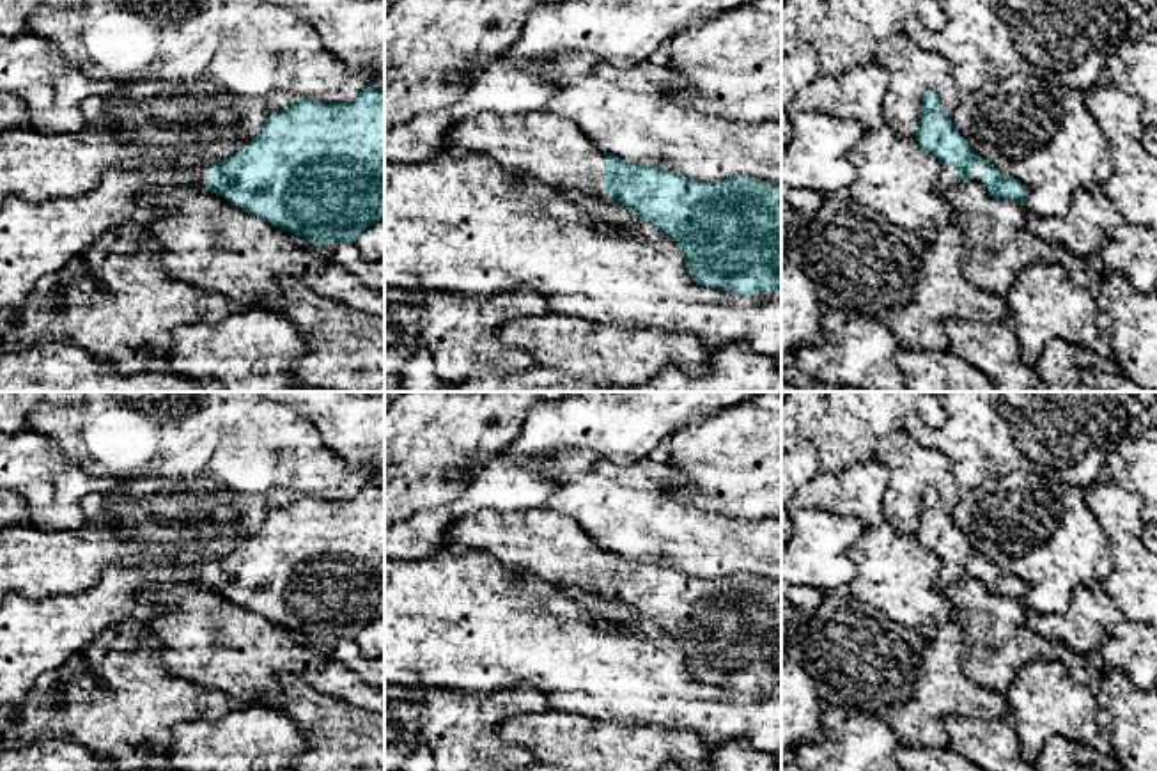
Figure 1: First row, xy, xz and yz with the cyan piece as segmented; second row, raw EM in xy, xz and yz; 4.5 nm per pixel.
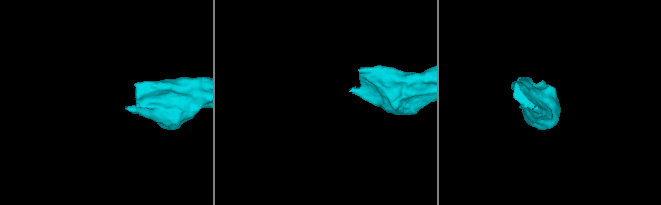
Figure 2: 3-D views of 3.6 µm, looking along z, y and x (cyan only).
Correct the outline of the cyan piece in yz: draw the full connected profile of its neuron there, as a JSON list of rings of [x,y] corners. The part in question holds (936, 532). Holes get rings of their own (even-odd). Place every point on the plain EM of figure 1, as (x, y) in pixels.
[[[934,487],[923,489],[920,525],[914,535],[943,562],[936,581],[941,592],[960,578],[973,576],[994,596],[1019,599],[1028,596],[1028,585],[1019,576],[1001,571],[973,548],[951,514],[943,509],[943,498]]]

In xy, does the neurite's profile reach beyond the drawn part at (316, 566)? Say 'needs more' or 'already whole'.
needs more

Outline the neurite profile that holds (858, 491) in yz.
[[[872,456],[838,473],[819,471],[787,500],[787,512],[827,510],[877,528],[886,523],[882,500],[888,484],[888,466]]]

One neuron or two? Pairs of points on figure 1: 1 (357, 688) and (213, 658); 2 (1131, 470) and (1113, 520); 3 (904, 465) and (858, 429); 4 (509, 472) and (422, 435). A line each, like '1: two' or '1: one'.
1: one
2: two
3: two
4: two

